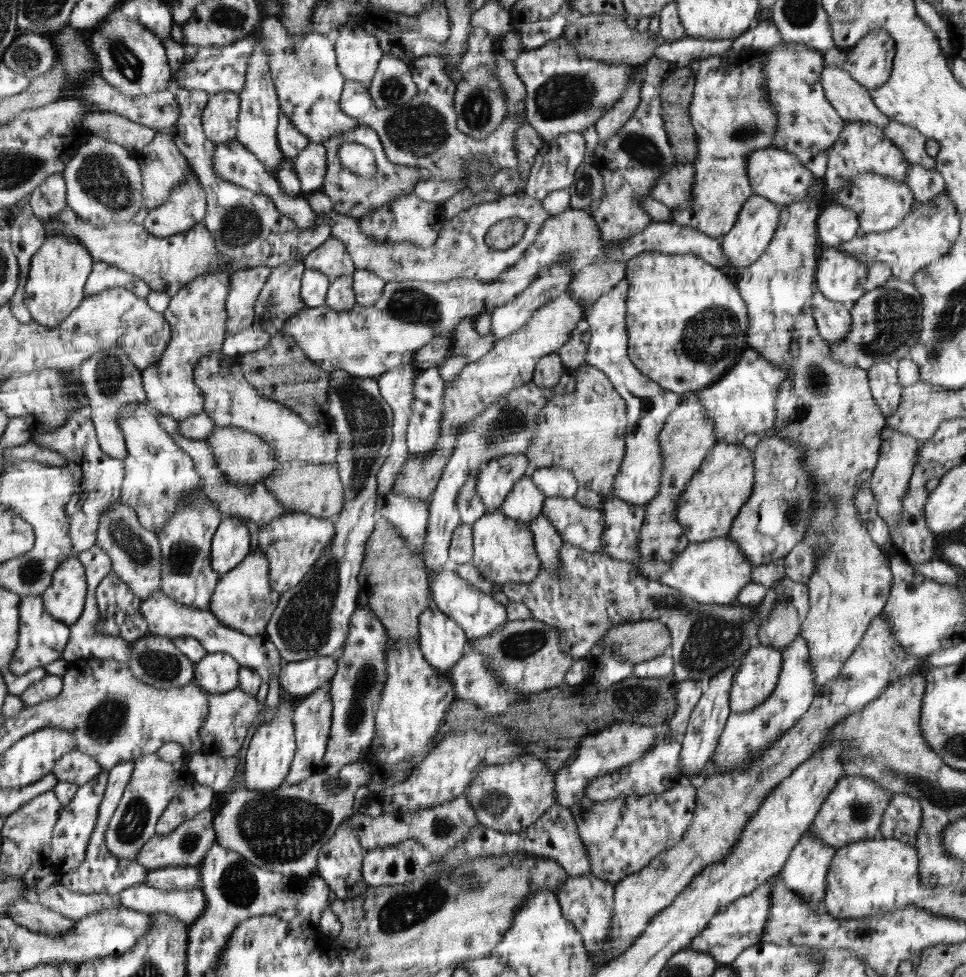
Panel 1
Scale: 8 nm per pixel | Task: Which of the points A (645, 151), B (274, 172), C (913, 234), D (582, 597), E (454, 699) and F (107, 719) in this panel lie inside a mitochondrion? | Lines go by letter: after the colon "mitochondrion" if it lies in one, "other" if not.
A: mitochondrion
B: other
C: other
D: other
E: other
F: mitochondrion

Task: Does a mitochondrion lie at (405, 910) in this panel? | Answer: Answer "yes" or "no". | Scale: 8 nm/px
yes

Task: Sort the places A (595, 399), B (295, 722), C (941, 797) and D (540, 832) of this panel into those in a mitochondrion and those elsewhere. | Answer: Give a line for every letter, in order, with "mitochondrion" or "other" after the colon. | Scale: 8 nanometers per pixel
A: other
B: other
C: mitochondrion
D: other

